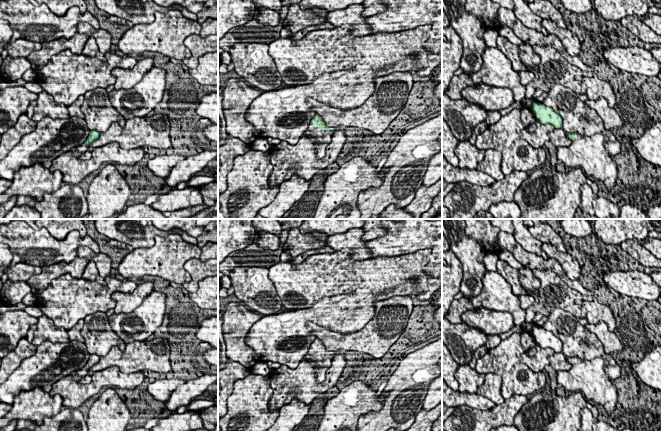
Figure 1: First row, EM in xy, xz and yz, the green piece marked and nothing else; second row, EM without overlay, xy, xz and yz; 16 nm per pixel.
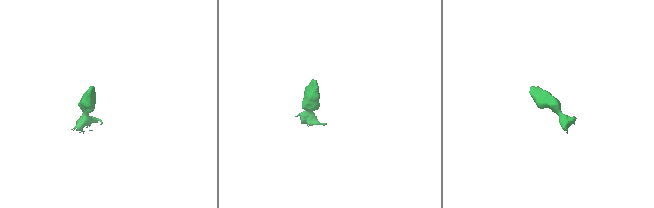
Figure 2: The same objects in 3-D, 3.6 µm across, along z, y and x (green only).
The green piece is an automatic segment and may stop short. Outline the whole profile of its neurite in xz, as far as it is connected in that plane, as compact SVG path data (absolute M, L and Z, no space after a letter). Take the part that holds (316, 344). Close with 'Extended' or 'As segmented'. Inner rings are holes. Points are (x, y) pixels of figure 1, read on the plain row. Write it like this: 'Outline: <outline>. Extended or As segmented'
Outline: M316 338L305 356L305 359L313 362L313 367L317 367L317 383L321 383L326 378L326 371L331 366L332 359L335 356L335 352L329 352L326 350L323 343Z. Extended

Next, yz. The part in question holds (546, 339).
Outline: M533 326L532 335L541 348L552 348L554 352L562 352L562 342L552 332Z. As segmented

